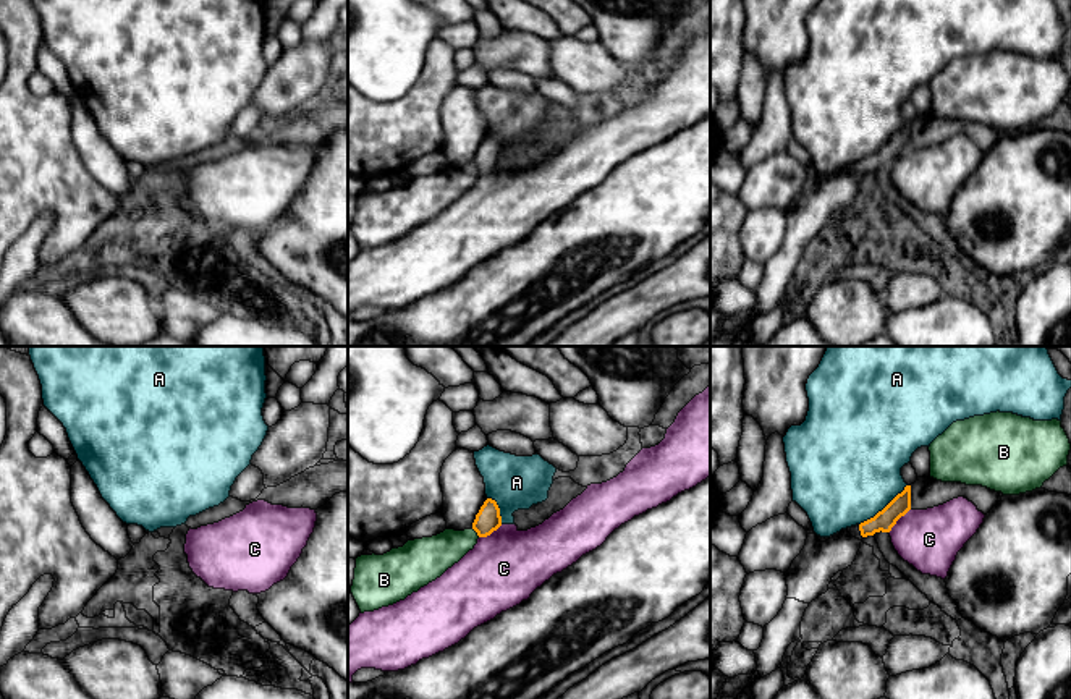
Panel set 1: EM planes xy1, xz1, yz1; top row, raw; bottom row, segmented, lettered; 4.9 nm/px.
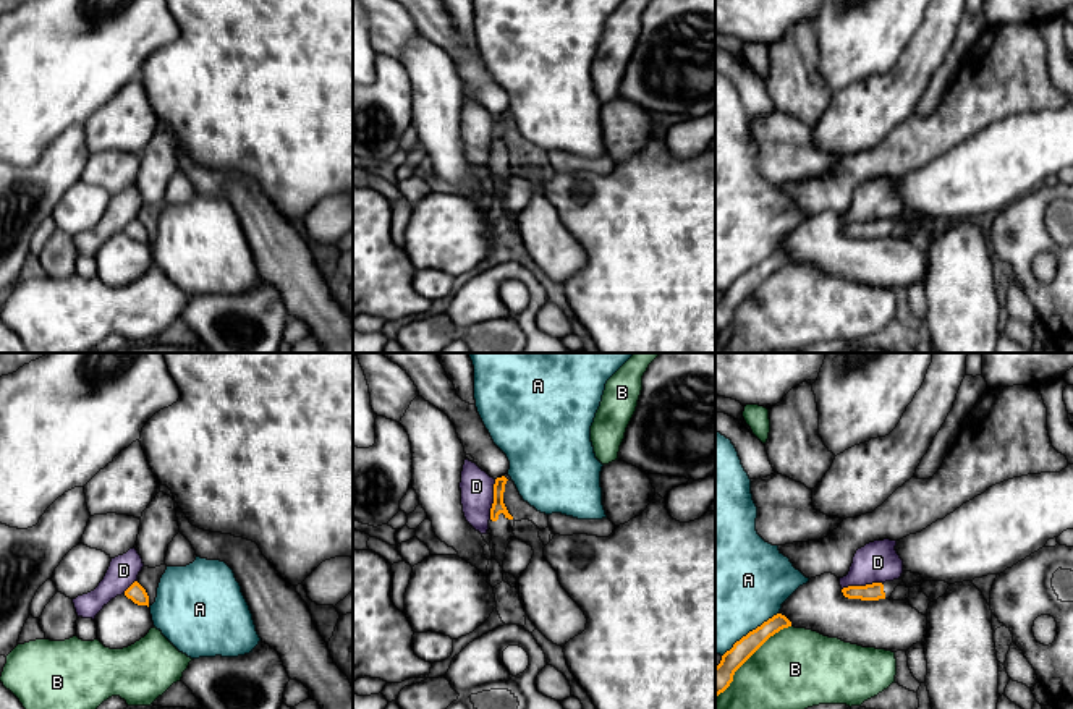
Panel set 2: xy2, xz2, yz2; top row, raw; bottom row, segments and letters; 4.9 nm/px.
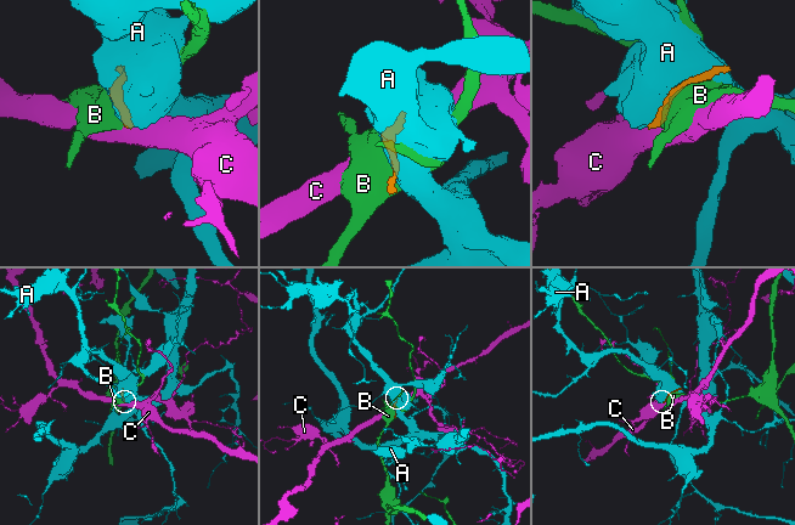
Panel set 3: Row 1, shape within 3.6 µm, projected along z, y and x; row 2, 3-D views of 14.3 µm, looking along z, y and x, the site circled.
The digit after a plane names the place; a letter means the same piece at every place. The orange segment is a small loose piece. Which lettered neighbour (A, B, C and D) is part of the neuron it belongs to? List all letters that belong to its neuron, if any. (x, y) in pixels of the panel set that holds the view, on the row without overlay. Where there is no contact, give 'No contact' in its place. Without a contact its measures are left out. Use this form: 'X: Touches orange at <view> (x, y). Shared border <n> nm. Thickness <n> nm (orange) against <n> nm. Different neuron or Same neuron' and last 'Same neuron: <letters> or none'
A: Touches orange at yz2 (750, 269). Shared border 360 nm. Thickness 100 nm (orange) against 500 nm. Different neuron
B: Touches orange at yz2 (750, 293). Shared border 500 nm. Thickness 140 nm (orange) against 400 nm. Different neuron
C: Touches orange at yz1 (897, 157). Shared border 170 nm. Thickness 100 nm (orange) against 300 nm. Different neuron
D: Touches orange at xz2 (494, 136). Shared border 200 nm. Thickness 70 nm (orange) against 160 nm. Different neuron
Same neuron: none

